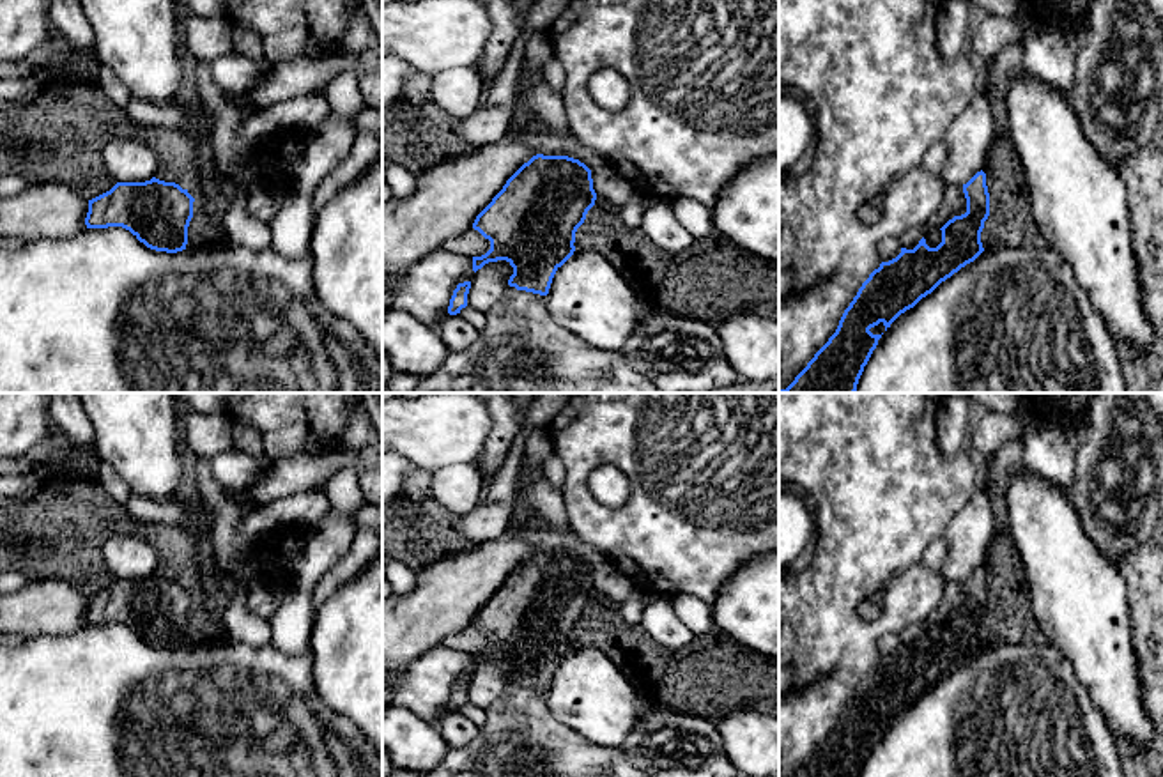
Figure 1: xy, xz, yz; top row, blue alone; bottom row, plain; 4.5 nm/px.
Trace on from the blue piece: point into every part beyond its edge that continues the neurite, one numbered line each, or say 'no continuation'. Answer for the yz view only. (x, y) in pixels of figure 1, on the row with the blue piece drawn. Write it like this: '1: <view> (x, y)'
no continuation

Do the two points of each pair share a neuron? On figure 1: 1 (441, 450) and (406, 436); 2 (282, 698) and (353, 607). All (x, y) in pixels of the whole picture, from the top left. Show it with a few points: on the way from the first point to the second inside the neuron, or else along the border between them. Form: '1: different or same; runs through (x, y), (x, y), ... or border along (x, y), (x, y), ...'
1: same; runs through (432, 441), (427, 436), (415, 436)
2: different; border along (308, 648), (314, 685), (323, 701)

